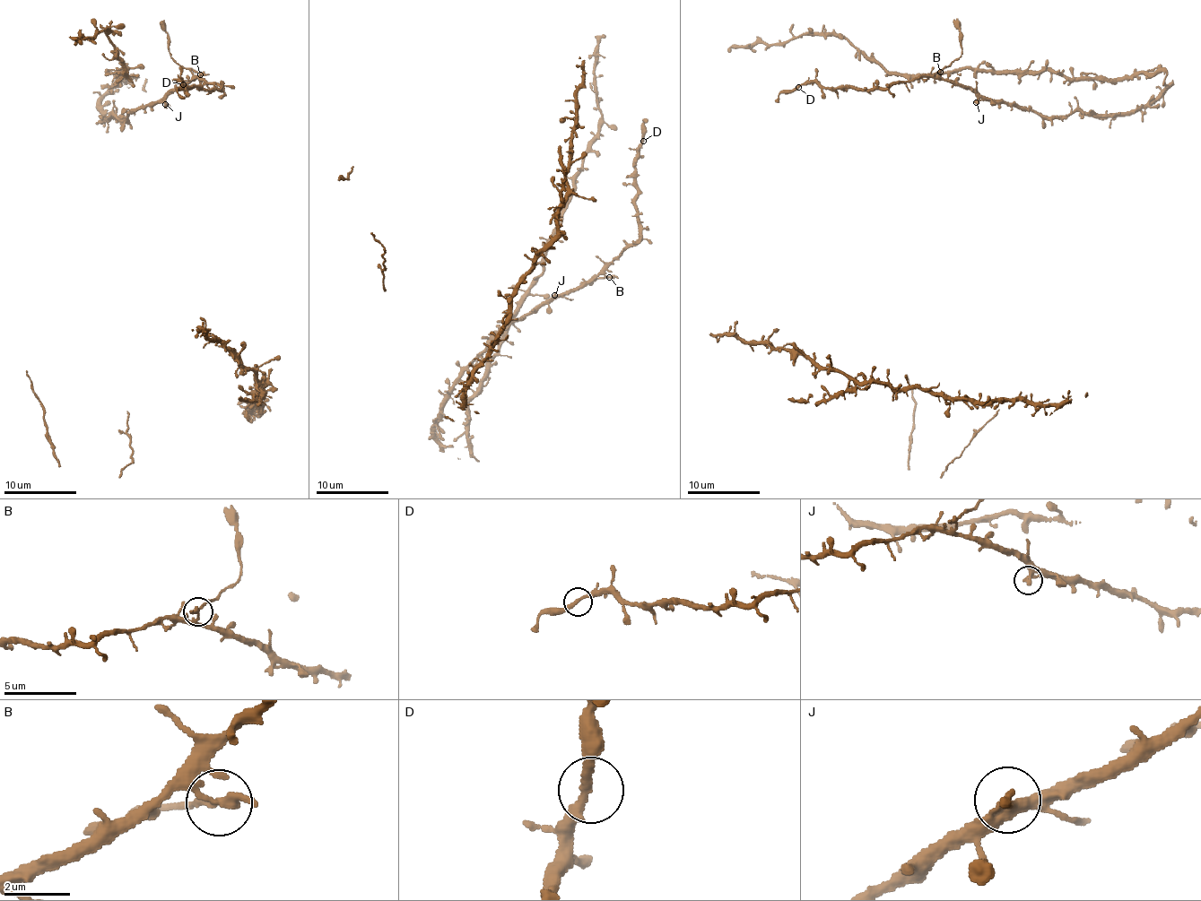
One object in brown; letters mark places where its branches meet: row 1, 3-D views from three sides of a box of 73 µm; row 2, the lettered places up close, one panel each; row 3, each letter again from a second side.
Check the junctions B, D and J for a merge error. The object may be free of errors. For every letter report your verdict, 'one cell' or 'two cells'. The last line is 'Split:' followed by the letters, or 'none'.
B: two cells
D: one cell
J: one cell
Split: B

